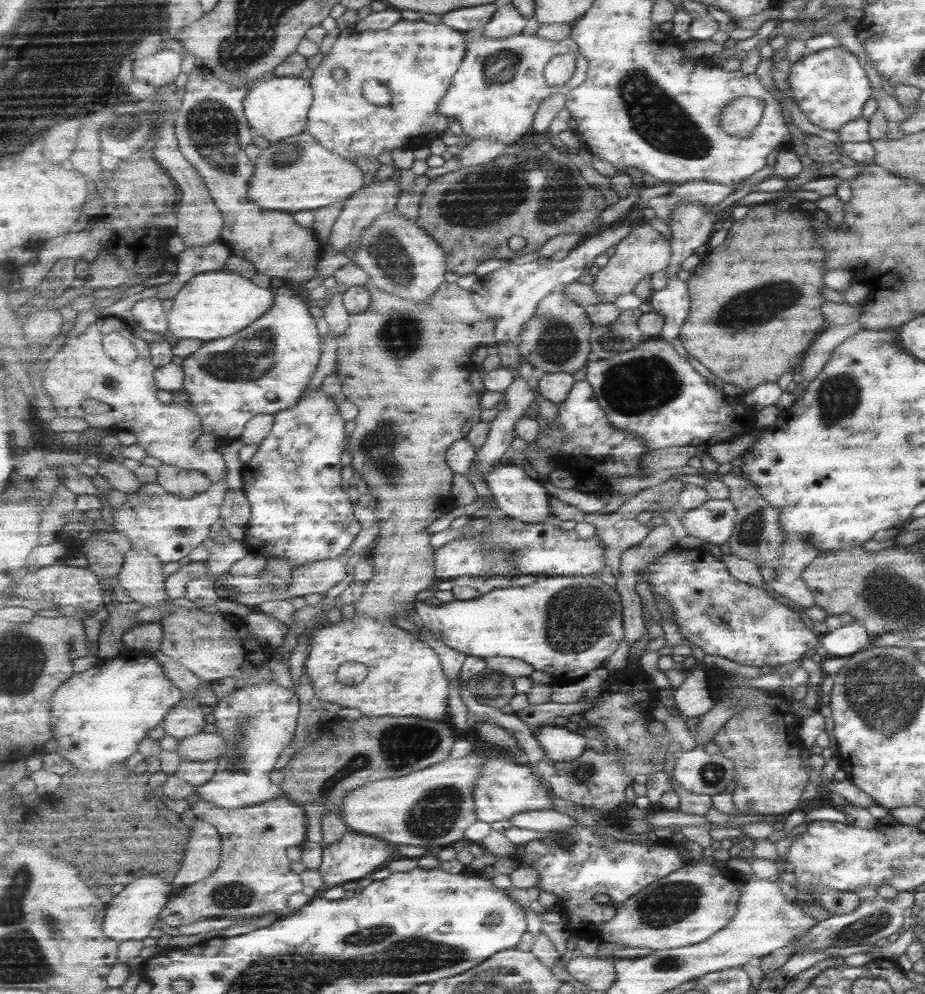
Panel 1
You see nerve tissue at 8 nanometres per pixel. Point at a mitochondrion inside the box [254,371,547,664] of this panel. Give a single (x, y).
(378, 444)

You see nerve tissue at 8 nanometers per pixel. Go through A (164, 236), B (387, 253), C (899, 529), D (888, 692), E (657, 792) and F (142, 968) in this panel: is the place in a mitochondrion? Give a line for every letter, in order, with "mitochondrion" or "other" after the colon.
A: other
B: mitochondrion
C: other
D: mitochondrion
E: other
F: other

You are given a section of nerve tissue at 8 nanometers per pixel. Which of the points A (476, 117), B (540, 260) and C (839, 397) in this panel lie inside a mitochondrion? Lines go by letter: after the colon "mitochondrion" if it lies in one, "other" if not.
A: other
B: other
C: mitochondrion

